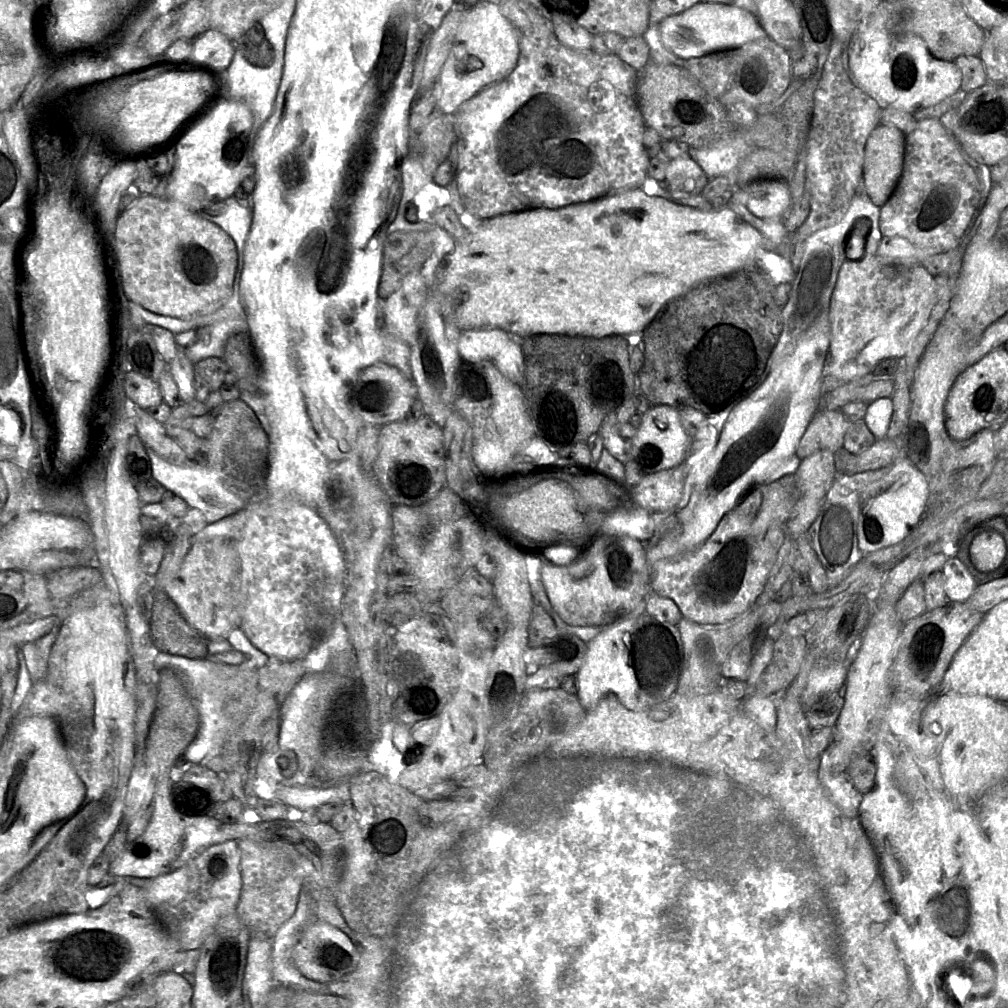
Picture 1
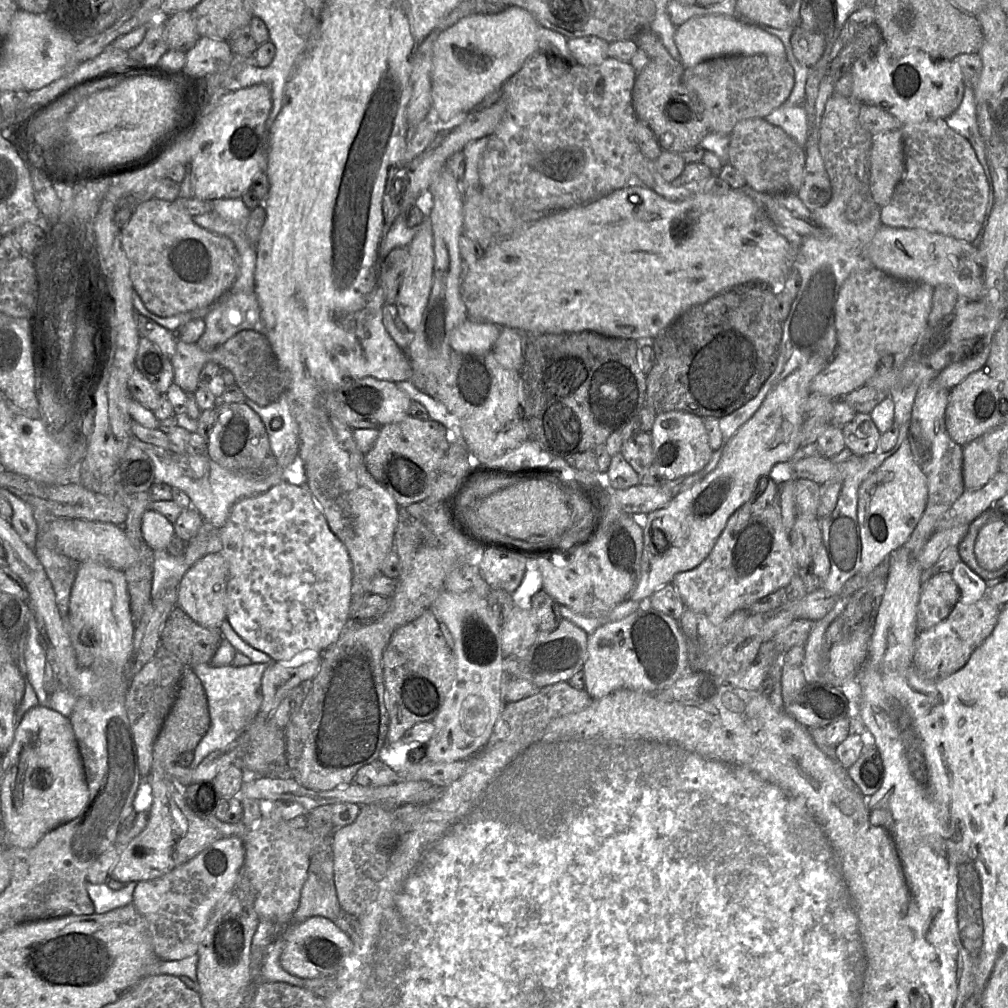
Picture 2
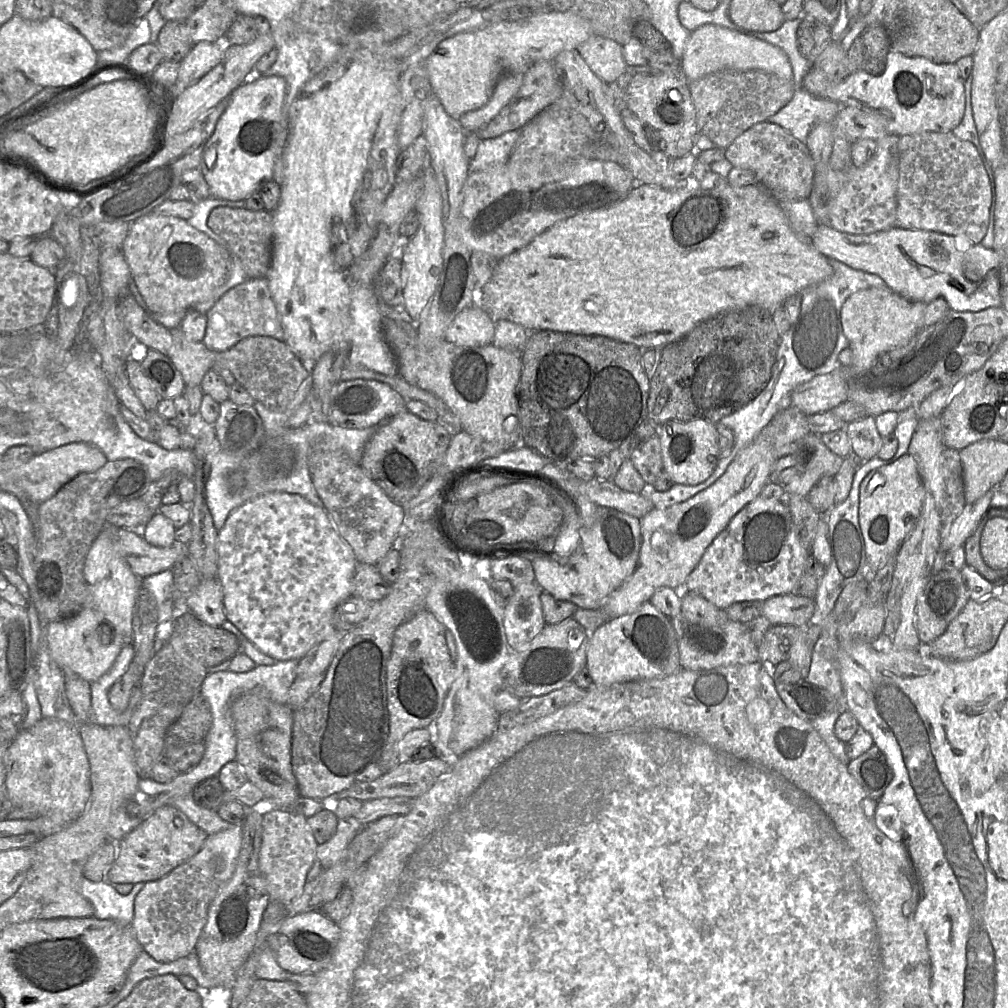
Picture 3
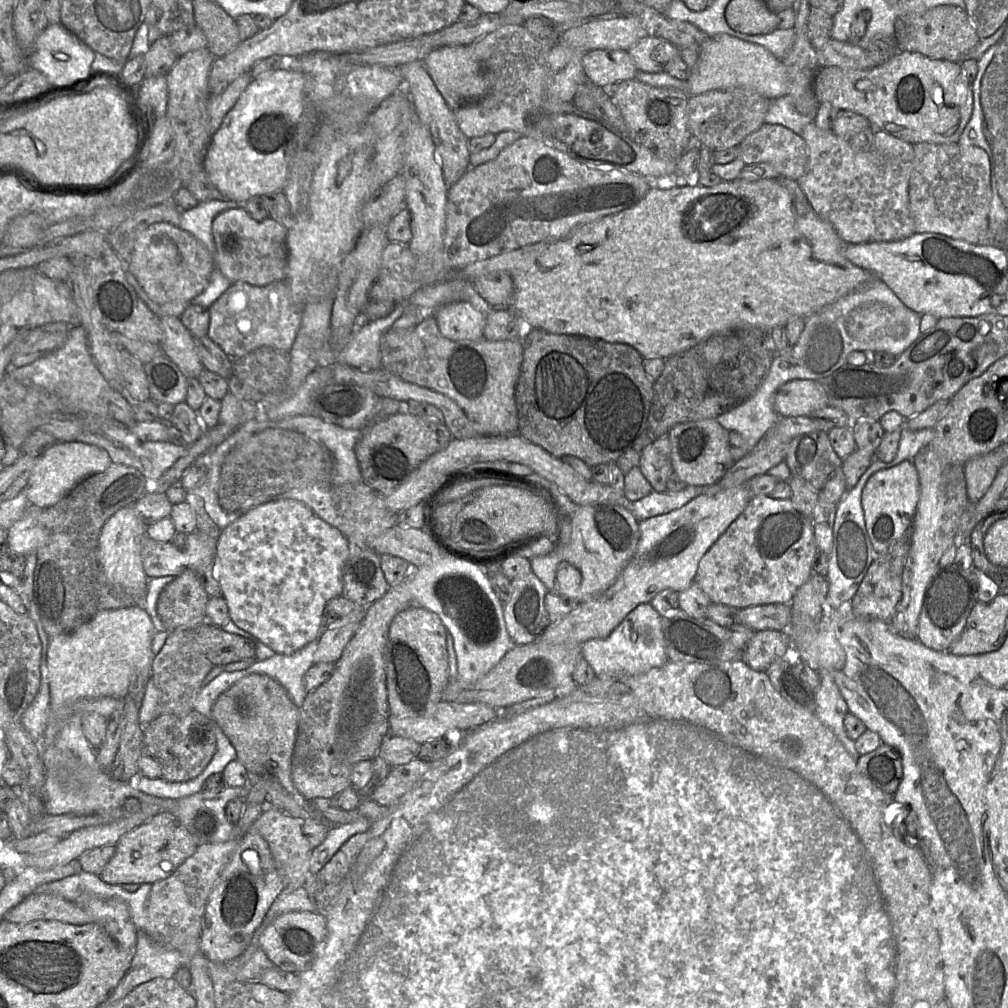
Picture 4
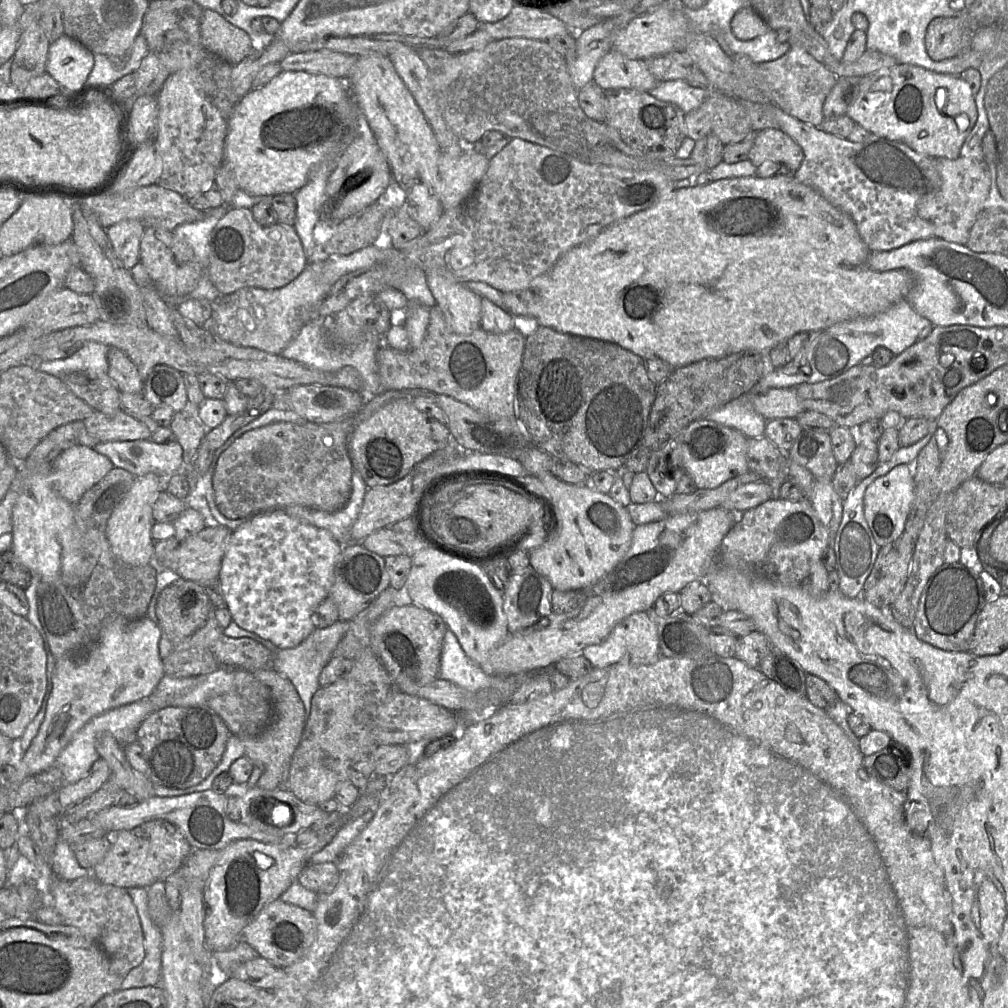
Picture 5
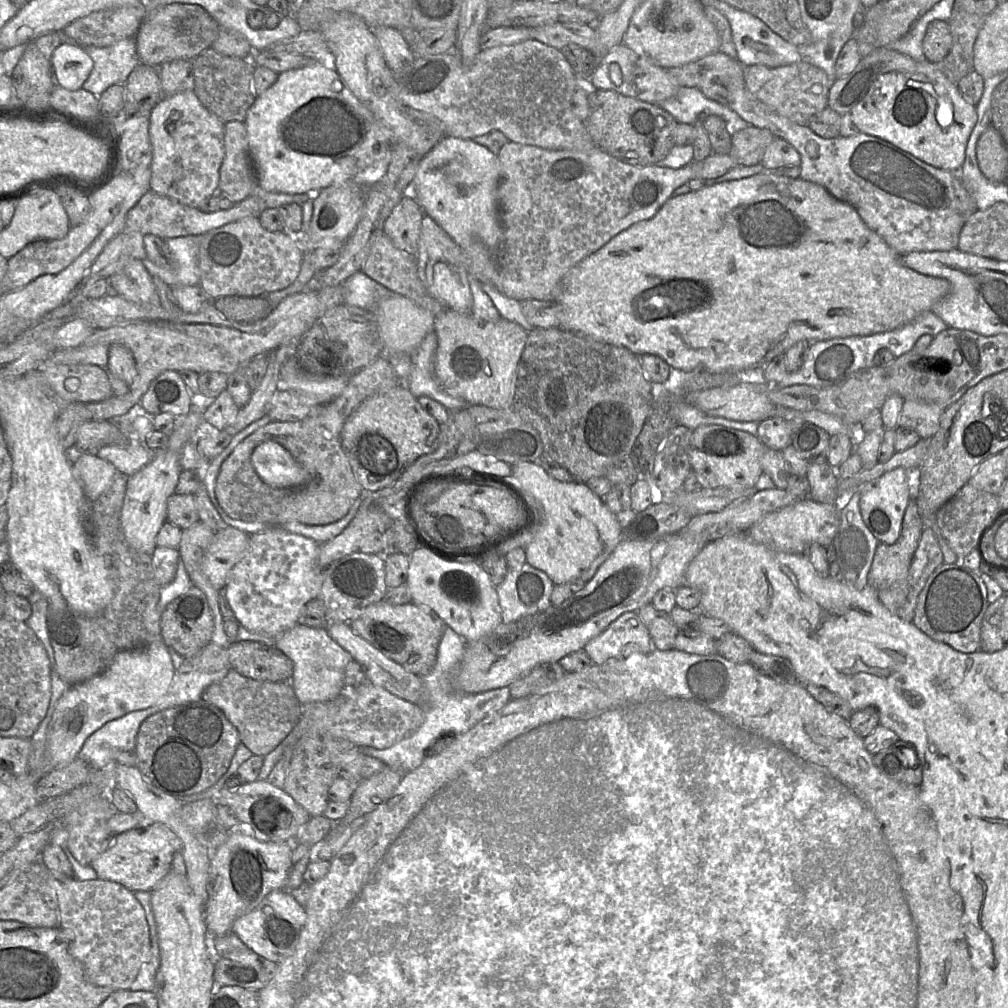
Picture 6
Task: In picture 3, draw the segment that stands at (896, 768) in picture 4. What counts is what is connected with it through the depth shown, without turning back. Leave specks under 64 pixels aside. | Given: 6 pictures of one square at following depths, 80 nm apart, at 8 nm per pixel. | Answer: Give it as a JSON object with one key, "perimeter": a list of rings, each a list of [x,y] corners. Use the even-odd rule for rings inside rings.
{"perimeter":[[[876,745],[851,759],[847,763],[847,769],[868,795],[876,800],[879,800],[893,779],[892,768]]]}

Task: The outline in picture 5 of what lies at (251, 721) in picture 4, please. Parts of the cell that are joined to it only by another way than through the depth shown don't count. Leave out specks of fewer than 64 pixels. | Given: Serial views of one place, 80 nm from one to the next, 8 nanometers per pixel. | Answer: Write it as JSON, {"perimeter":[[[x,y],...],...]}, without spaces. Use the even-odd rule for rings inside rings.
{"perimeter":[[[262,669],[252,673],[254,677],[265,684],[271,692],[273,717],[271,723],[255,737],[240,737],[245,750],[245,756],[254,766],[261,767],[263,772],[257,786],[266,790],[273,790],[285,785],[292,755],[297,748],[306,722],[306,708],[295,687],[285,676],[273,669]]]}

